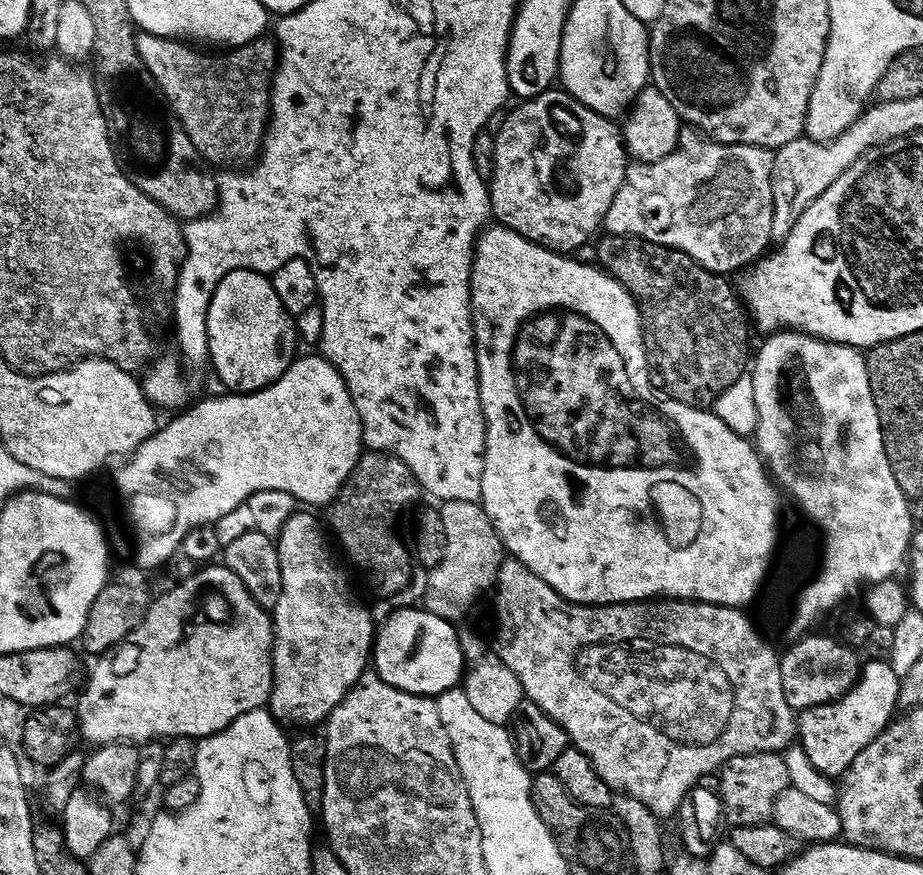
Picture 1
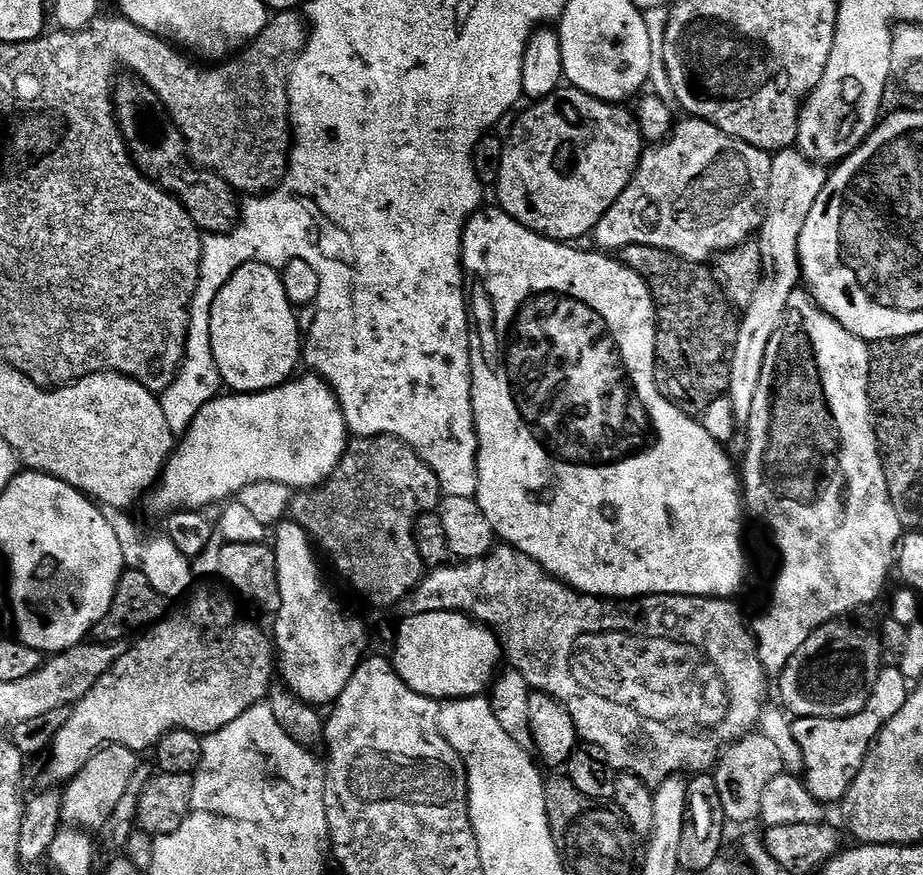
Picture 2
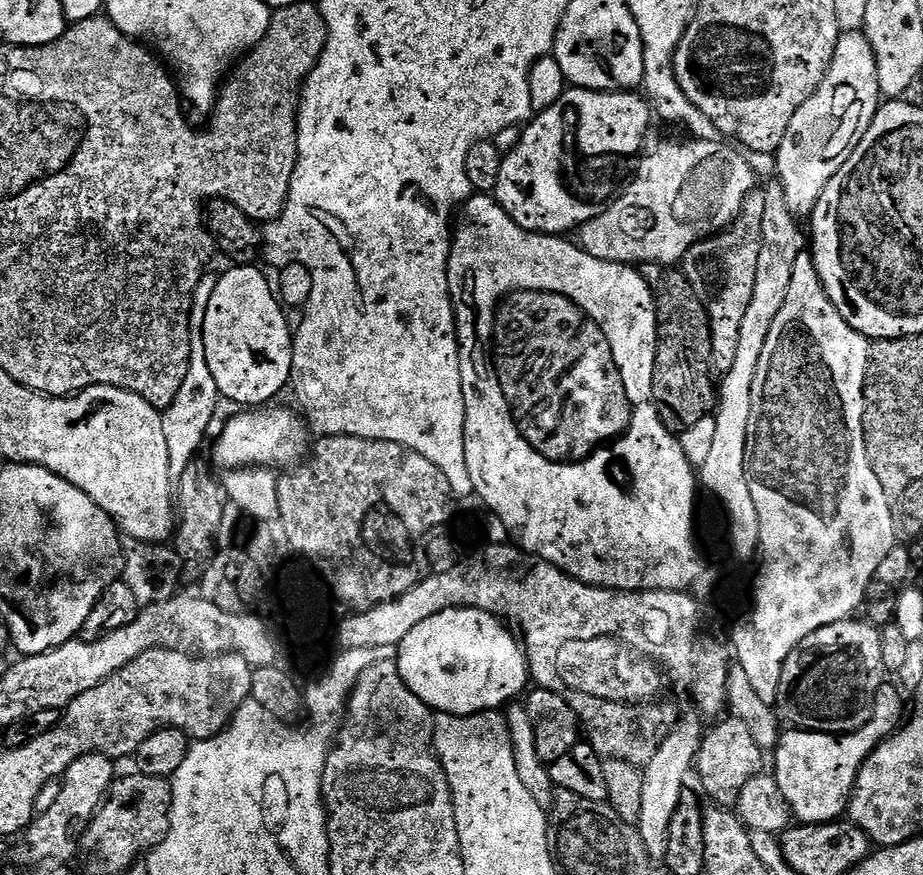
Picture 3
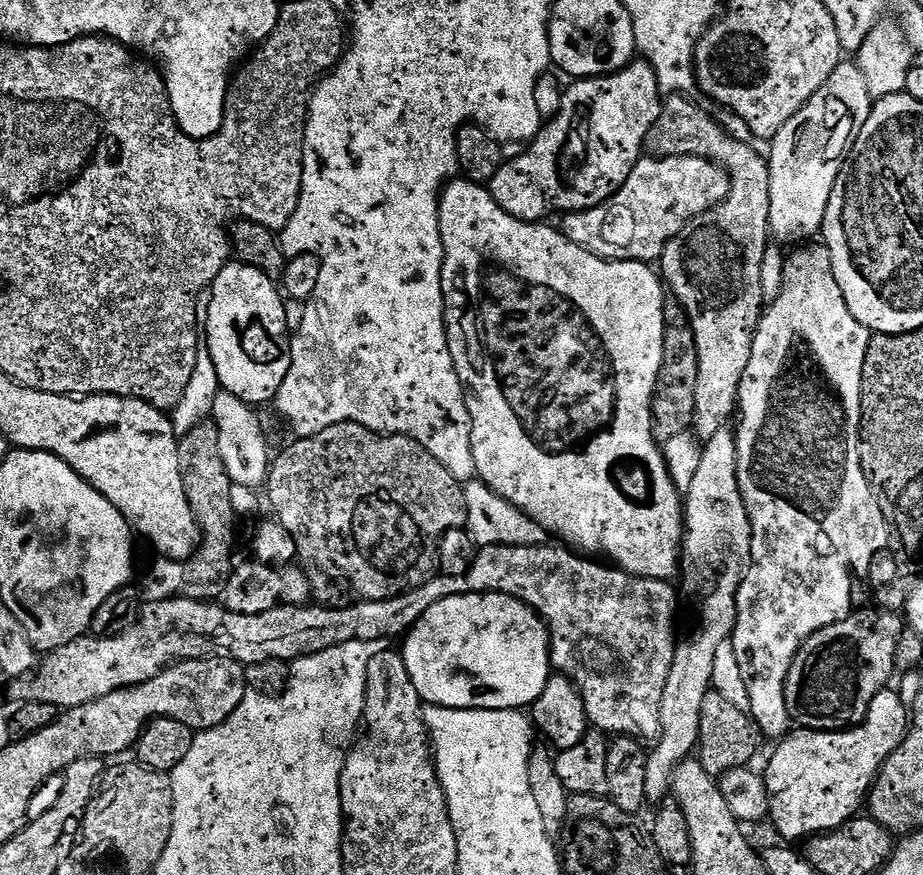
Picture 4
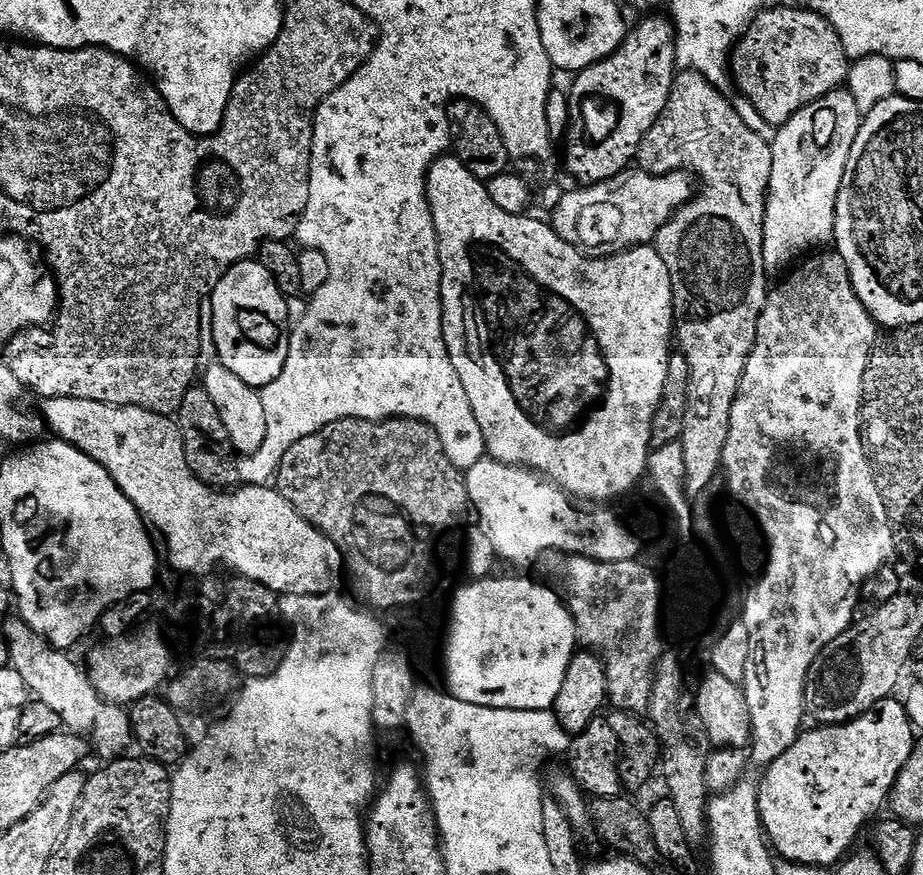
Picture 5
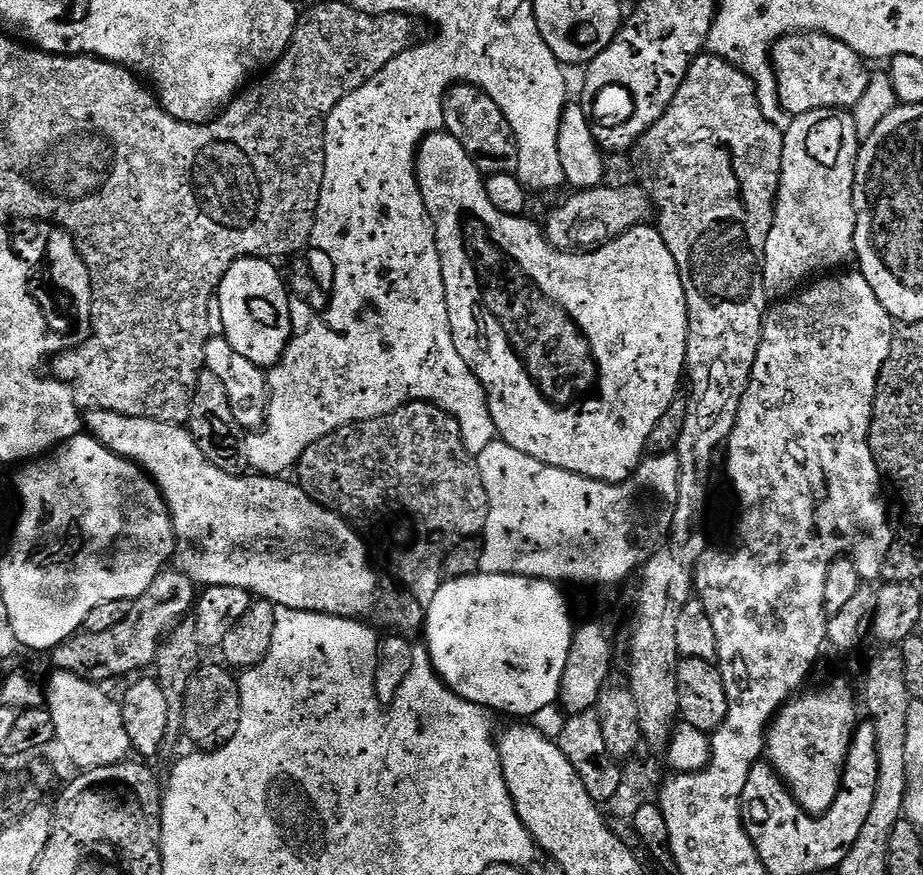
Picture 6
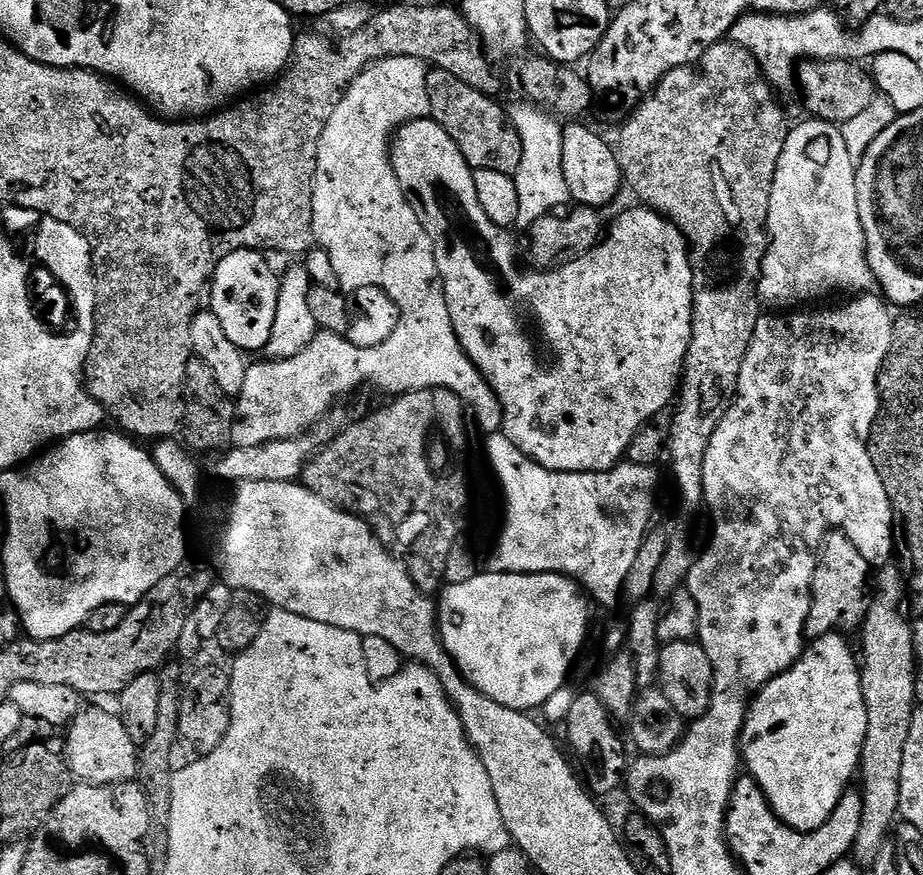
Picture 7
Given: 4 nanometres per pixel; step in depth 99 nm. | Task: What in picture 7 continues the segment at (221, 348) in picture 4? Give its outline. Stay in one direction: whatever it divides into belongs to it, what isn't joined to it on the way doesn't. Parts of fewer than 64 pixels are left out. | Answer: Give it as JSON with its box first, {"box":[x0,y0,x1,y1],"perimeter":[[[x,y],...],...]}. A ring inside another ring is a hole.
{"box":[210,248,281,354],"perimeter":[[[251,248],[230,253],[216,268],[216,273],[210,281],[210,293],[212,292],[212,304],[210,310],[218,316],[226,335],[234,346],[240,348],[244,354],[267,349],[270,342],[270,334],[274,330],[274,318],[278,314],[278,294],[280,293],[281,277],[276,276],[274,269],[268,265],[269,257],[263,252],[257,252]]]}

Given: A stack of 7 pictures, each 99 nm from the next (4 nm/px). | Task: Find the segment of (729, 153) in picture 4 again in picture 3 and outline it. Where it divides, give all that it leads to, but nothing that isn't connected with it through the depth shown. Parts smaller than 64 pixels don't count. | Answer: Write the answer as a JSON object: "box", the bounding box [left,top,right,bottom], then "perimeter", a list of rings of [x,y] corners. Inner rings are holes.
{"box":[682,207,764,374],"perimeter":[[[745,207],[727,228],[697,240],[682,261],[684,276],[708,309],[712,331],[712,366],[720,374],[734,366],[742,318],[746,318],[746,306],[750,306],[750,298],[754,298],[754,277],[758,275],[758,254],[764,245],[764,235],[761,209],[752,207]]]}

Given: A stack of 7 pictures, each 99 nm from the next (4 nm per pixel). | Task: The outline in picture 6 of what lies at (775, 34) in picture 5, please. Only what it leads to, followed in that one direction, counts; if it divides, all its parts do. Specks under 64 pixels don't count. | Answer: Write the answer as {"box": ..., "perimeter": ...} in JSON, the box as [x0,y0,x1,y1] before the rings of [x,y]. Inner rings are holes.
{"box":[770,35,868,118],"perimeter":[[[784,35],[771,46],[770,61],[776,72],[780,106],[792,118],[823,108],[852,110],[868,87],[868,80],[860,76],[864,72],[865,61],[834,37]]]}

